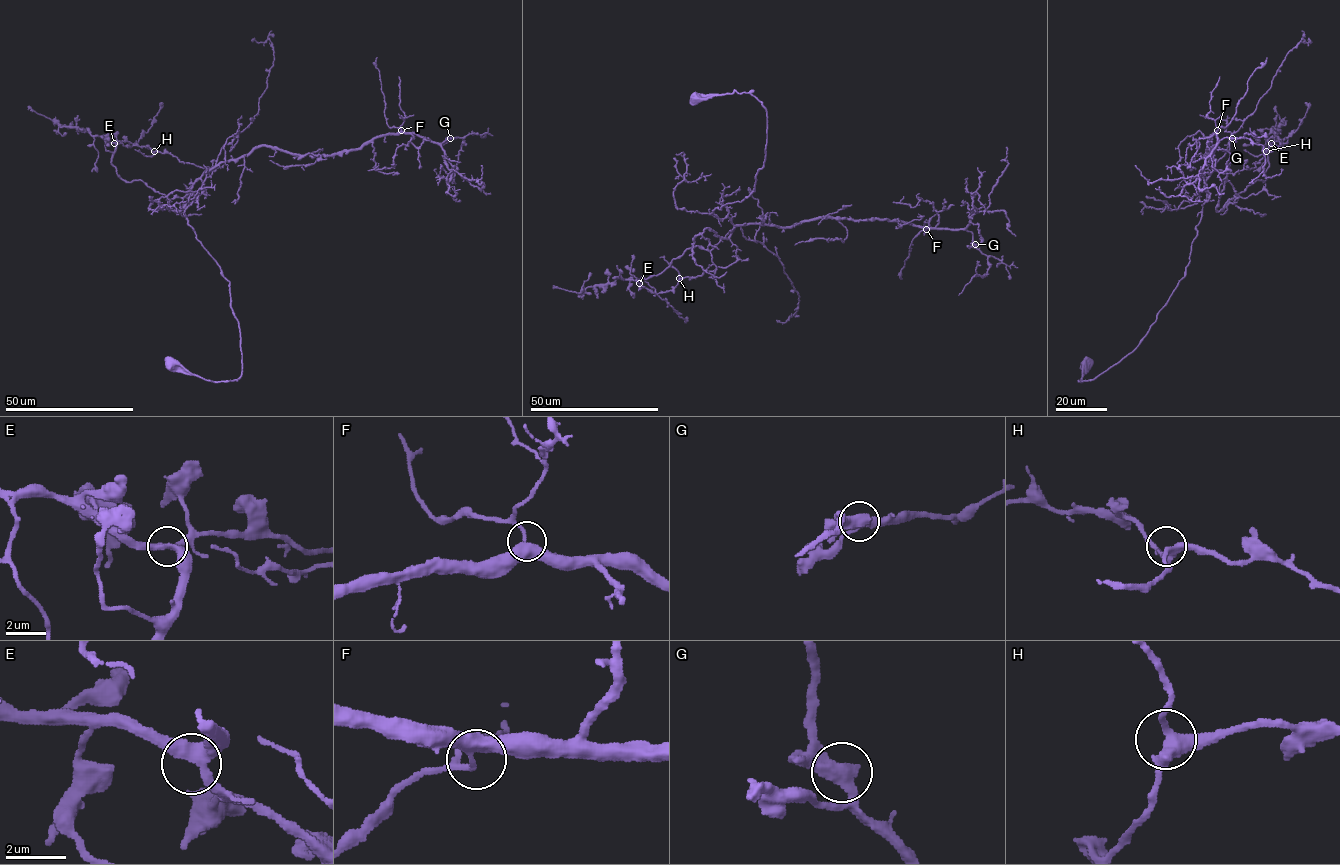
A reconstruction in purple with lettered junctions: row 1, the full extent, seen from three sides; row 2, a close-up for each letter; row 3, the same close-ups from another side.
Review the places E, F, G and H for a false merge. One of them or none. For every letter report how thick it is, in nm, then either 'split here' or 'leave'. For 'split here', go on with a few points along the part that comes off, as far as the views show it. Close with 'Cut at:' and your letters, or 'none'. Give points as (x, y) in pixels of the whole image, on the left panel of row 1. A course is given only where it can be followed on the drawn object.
E: calibre 340 nm; leave
F: calibre 280 nm; leave
G: calibre 440 nm; leave
H: calibre 340 nm; leave
Cut at: none

